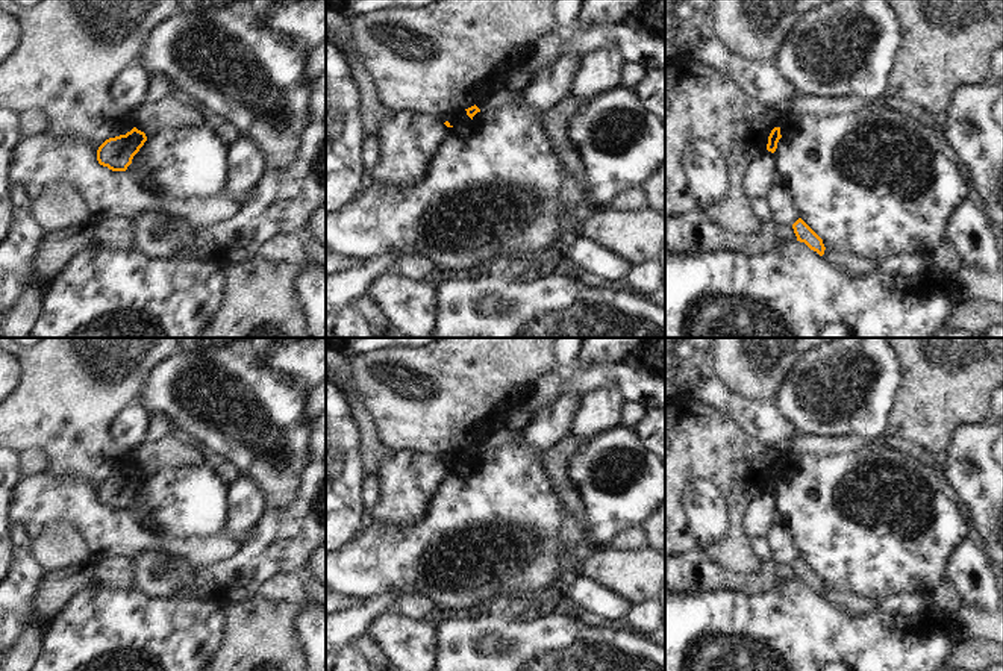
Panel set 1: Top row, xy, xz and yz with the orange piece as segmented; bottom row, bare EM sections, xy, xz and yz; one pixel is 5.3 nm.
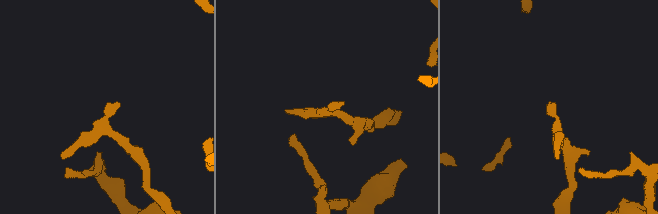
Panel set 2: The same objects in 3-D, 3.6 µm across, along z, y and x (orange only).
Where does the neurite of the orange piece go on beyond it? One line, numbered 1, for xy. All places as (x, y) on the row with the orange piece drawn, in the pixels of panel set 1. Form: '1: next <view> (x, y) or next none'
1: next none

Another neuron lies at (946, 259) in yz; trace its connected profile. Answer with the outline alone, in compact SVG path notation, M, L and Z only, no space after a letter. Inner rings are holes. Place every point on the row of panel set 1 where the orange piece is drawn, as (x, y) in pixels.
M948 241L942 242L936 248L933 257L929 262L935 267L935 270L948 276L955 276L965 268L955 247Z

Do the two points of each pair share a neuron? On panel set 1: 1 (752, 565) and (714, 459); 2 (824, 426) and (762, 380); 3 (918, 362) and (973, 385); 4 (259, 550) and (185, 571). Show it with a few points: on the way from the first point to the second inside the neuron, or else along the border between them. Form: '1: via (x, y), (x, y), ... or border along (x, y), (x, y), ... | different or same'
1: via (735, 539), (735, 485) | same
2: border along (797, 362), (771, 402) | different
3: via (932, 365), (955, 367), (959, 371) | same
4: via (241, 568), (234, 576), (203, 576) | same

